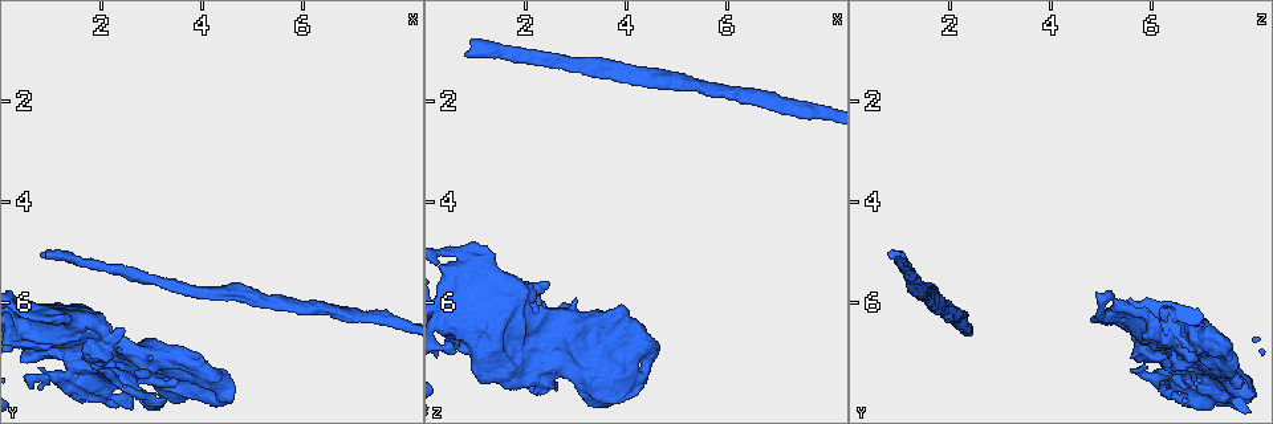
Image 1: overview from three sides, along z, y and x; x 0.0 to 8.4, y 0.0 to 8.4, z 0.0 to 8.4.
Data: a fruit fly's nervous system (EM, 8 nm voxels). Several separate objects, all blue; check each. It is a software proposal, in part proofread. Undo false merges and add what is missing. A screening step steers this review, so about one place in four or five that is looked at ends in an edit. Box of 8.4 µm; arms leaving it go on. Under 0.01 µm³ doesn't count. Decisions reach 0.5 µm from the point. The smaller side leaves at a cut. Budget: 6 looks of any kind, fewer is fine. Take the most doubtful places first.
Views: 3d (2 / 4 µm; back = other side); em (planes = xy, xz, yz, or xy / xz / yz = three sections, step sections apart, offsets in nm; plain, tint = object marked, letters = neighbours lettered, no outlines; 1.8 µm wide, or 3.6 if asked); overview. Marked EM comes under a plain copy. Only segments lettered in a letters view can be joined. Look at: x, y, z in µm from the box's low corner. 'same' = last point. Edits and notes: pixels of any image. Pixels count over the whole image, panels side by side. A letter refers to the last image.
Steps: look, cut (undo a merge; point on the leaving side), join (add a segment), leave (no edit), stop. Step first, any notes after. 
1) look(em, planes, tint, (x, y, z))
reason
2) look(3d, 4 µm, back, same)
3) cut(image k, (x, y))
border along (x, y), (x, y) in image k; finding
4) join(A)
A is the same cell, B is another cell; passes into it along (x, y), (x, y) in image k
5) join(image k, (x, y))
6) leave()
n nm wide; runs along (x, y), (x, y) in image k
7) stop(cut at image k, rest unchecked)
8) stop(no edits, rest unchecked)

look(em, planes, letters, (0.75, 5.05, 1.10))
tapers out

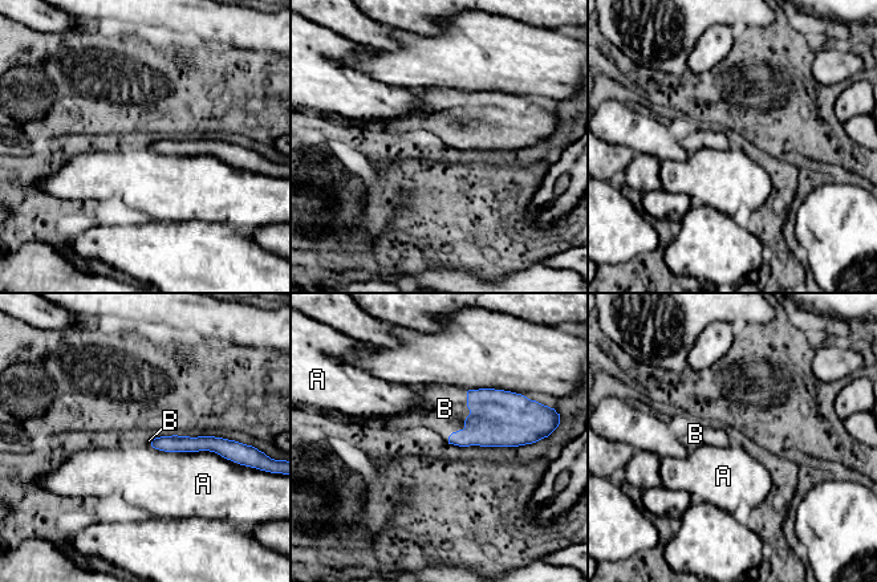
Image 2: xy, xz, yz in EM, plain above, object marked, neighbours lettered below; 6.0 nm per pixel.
join(B)
A touches over 500 nm; B is the same cell, A is another cell; passes into it along (498, 418), (466, 419), (445, 408) in image 2; it goes on there

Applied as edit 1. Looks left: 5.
look(3d, 4 µm, (2.00, 6.70, 6.50))
touches itself

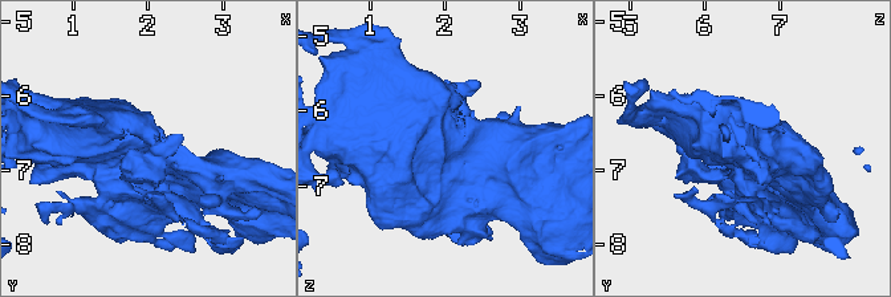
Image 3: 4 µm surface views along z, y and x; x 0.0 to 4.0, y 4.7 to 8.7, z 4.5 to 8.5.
look(em, xz, step 16, tint, (1.90, 6.70, 6.50))
need the tissue

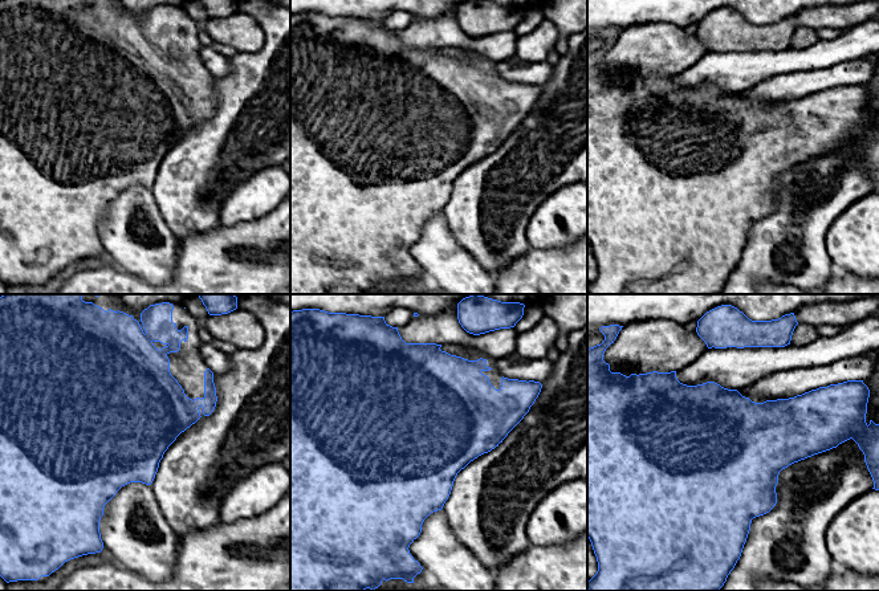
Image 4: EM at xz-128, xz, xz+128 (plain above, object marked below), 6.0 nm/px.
look(em, planes, letters, same)
cut it another way

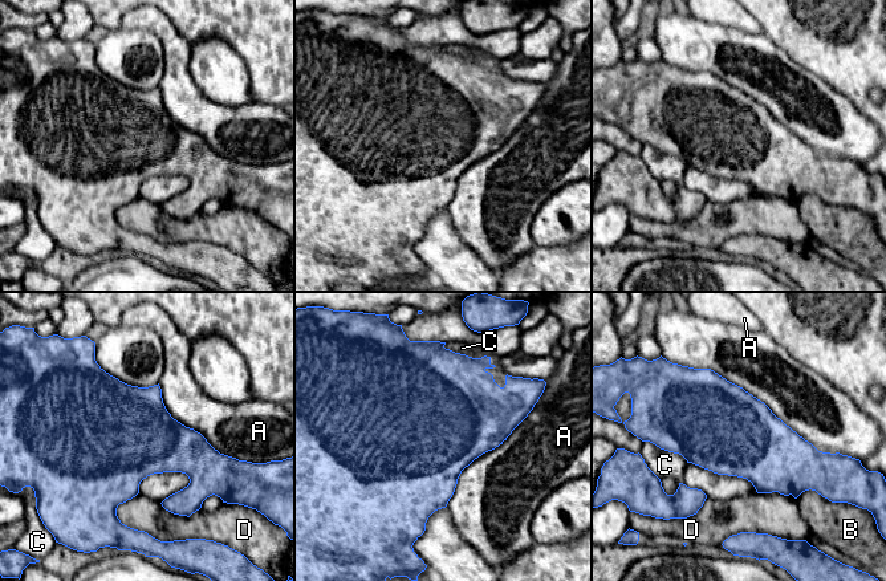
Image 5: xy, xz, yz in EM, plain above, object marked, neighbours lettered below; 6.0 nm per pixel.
leave()
A, B, C and D are other cells; border along (531, 410), (462, 471), (446, 506) in image 5; continuous, no second cell

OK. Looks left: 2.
look(3d, 4 µm, (4.30, 7.60, 6.90))
closes a loop

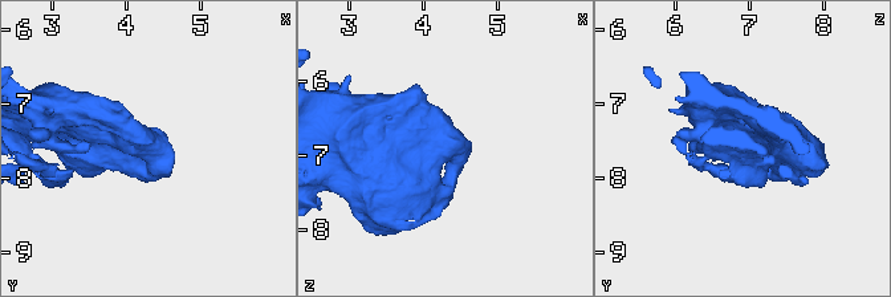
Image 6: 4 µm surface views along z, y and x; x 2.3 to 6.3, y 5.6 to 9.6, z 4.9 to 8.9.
look(em, planes, letters, (4.30, 7.55, 6.85))

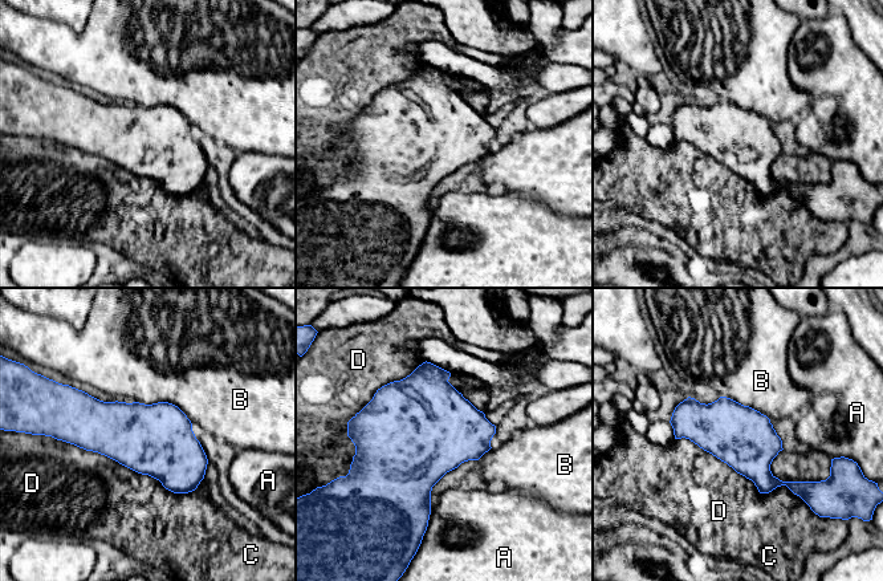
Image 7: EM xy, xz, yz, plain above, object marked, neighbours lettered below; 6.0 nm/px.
leave()
A, B, C and D are other cells; border along (134, 401), (171, 402), (191, 423) in image 7; continuous, no second cell

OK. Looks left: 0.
stop(join at image 2, rest unchecked)

